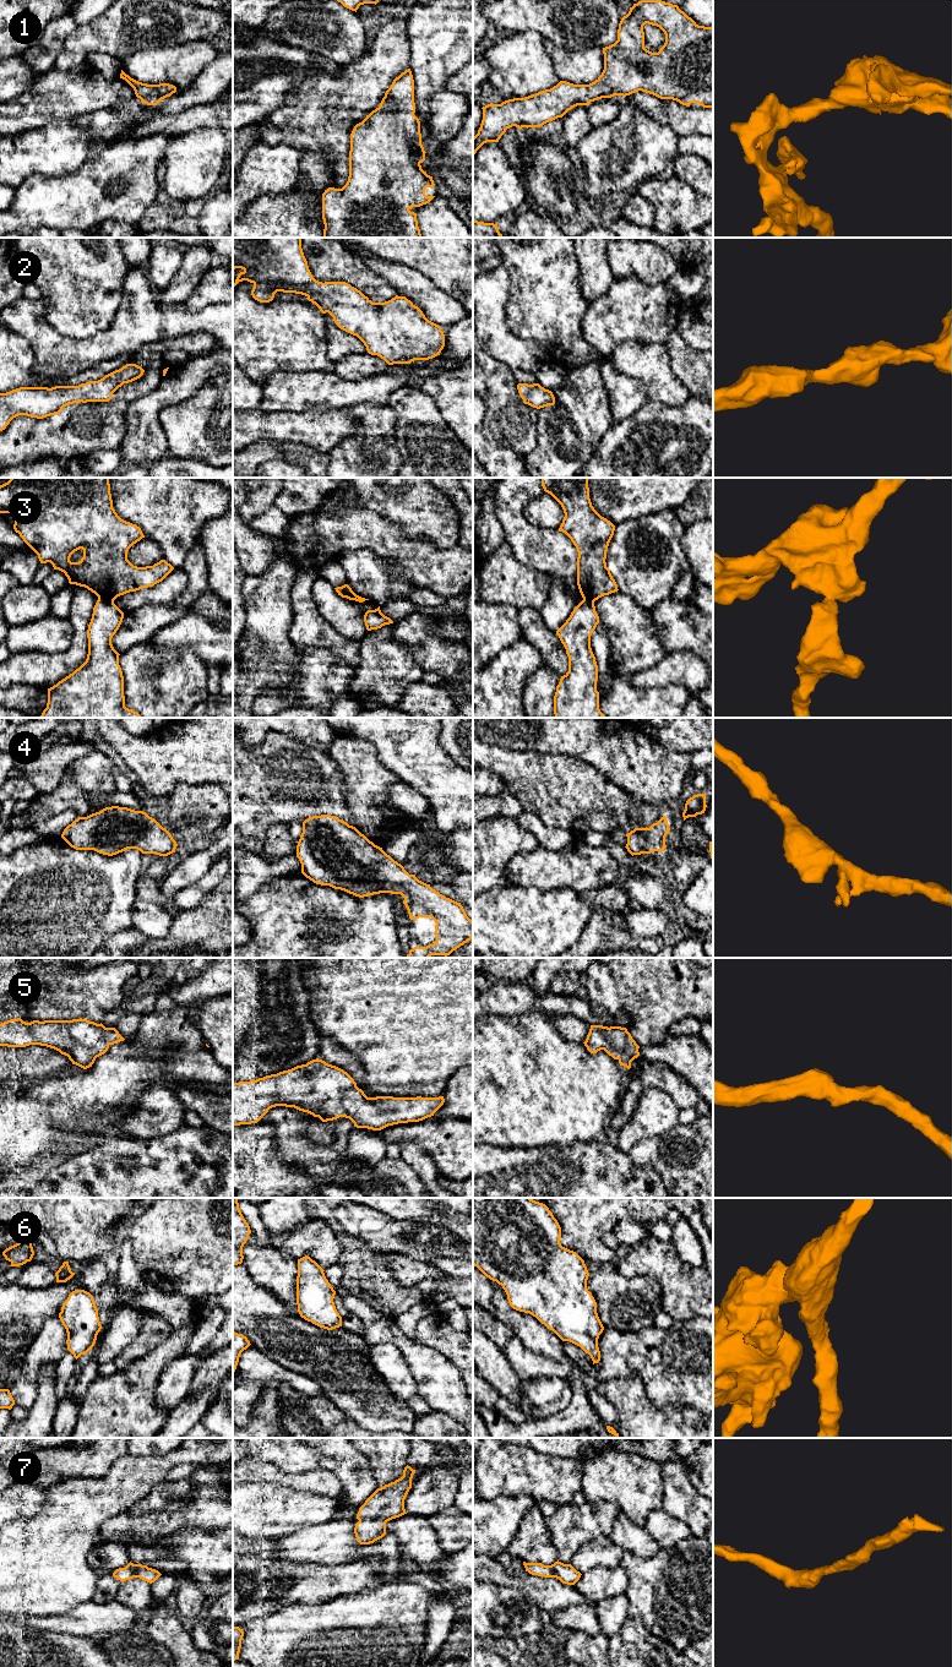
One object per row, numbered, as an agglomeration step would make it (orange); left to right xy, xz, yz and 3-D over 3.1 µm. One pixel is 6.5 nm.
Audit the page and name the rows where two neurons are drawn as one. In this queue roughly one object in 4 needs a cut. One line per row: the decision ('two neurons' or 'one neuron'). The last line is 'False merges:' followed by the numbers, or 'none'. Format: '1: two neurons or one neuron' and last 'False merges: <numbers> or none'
1: one neuron
2: one neuron
3: two neurons
4: one neuron
5: one neuron
6: one neuron
7: one neuron
False merges: 3

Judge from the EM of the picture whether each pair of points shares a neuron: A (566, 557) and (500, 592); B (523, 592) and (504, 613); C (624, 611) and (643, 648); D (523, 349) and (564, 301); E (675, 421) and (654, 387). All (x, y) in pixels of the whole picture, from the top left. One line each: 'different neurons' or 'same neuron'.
A: different neurons
B: different neurons
C: same neuron
D: different neurons
E: different neurons

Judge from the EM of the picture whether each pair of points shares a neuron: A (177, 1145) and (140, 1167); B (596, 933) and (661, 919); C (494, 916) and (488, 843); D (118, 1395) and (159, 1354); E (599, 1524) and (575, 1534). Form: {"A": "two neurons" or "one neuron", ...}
{"A": "one neuron", "B": "two neurons", "C": "two neurons", "D": "one neuron", "E": "one neuron"}

